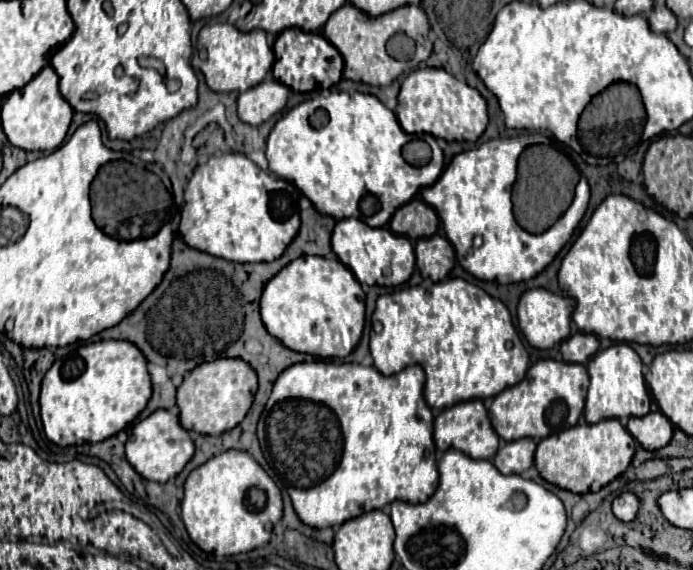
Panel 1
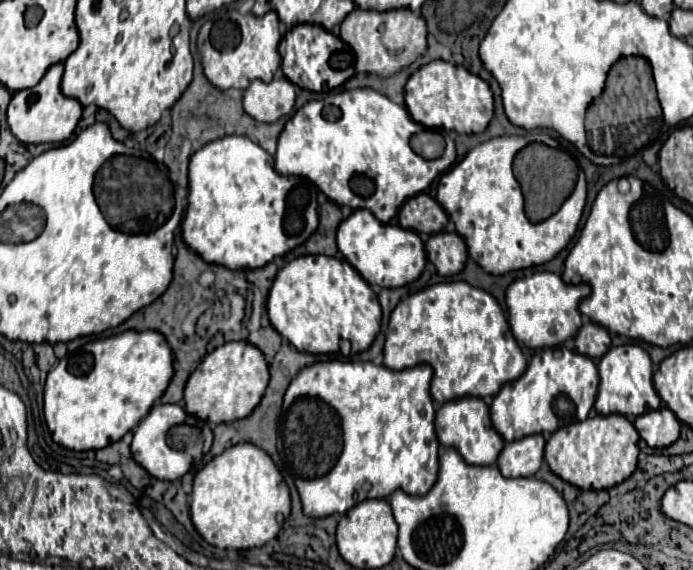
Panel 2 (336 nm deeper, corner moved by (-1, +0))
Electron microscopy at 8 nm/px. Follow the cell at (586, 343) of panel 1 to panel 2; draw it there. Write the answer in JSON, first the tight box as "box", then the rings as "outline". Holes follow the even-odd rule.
{"box":[575,323,611,359],"outline":[[[587,323],[575,337],[575,351],[591,359],[599,359],[611,345],[609,331],[597,323]]]}

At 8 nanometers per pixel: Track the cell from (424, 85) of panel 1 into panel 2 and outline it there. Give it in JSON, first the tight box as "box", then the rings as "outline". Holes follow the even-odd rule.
{"box":[405,61,493,133],"outline":[[[431,61],[415,71],[405,87],[405,107],[423,127],[439,127],[457,133],[483,133],[493,117],[493,93],[489,85],[463,67],[447,61]]]}

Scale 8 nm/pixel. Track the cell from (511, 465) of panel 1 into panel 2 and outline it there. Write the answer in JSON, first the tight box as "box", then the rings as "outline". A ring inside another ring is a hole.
{"box":[497,435,543,477],"outline":[[[529,435],[521,441],[505,443],[497,459],[497,467],[503,477],[531,477],[539,471],[543,463],[543,449],[543,435]]]}

